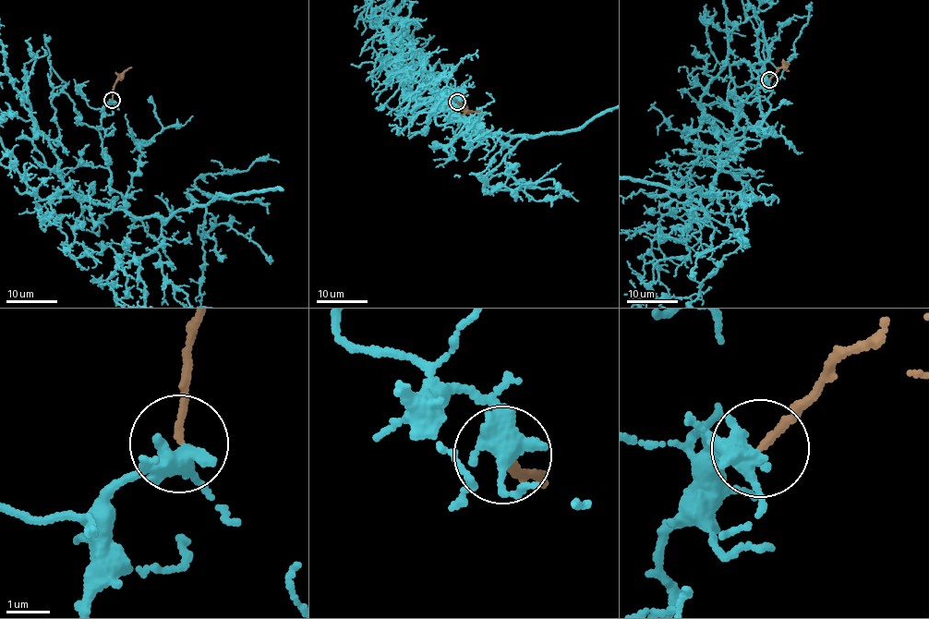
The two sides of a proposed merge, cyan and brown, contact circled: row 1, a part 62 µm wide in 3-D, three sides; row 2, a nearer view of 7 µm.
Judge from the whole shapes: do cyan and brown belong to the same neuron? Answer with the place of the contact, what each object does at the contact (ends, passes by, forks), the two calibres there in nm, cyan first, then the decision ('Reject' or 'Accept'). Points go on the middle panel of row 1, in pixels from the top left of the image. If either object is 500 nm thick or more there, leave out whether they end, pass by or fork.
Place: (457, 102). At the ring cyan passes by. At the ring brown ends. Thickness 440 nm (cyan) against 160 nm. Accept

